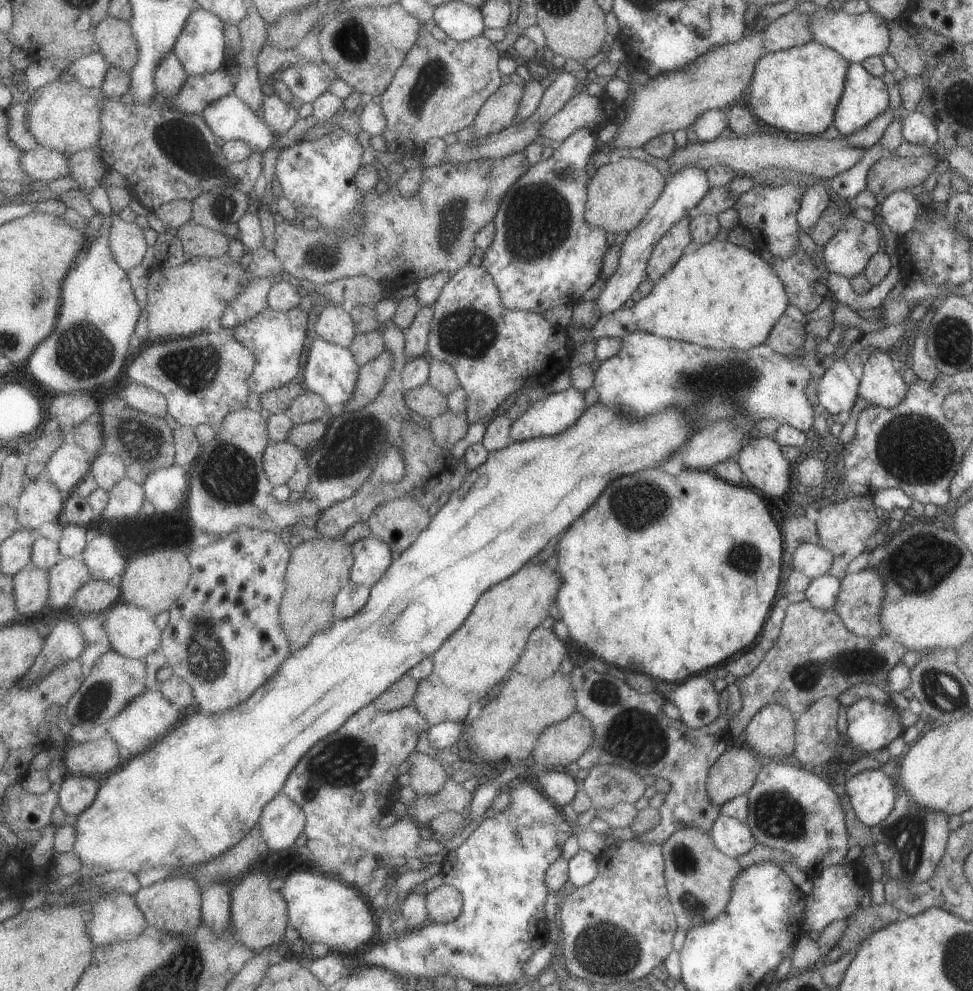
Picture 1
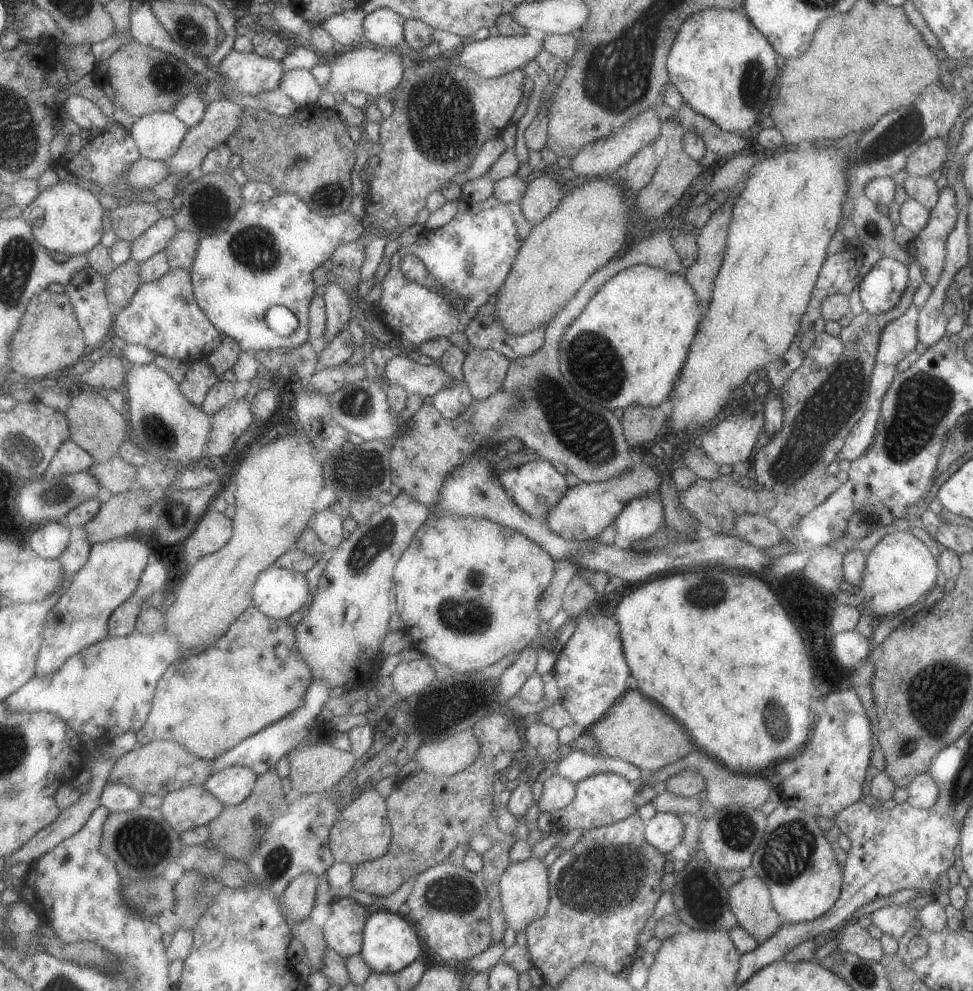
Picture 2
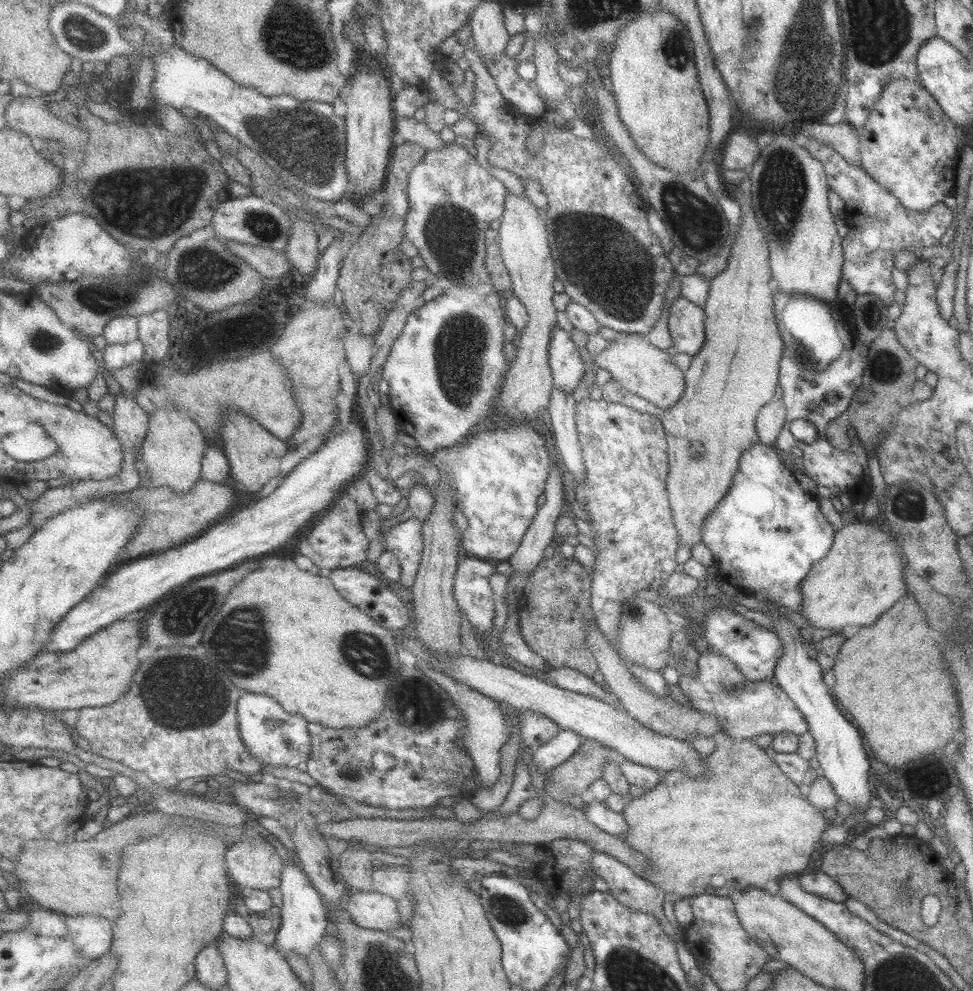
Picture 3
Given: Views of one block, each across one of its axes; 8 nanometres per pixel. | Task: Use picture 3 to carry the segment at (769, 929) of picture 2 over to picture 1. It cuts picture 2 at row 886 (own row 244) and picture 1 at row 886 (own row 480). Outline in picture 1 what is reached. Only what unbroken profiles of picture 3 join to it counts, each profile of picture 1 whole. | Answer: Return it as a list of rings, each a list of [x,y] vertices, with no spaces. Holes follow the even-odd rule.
[[[697,827],[677,829],[660,845],[664,858],[664,881],[678,928],[686,932],[692,926],[714,919],[714,916],[724,910],[729,900],[733,877],[743,868],[743,860],[736,860],[724,855],[714,845],[710,835]]]

